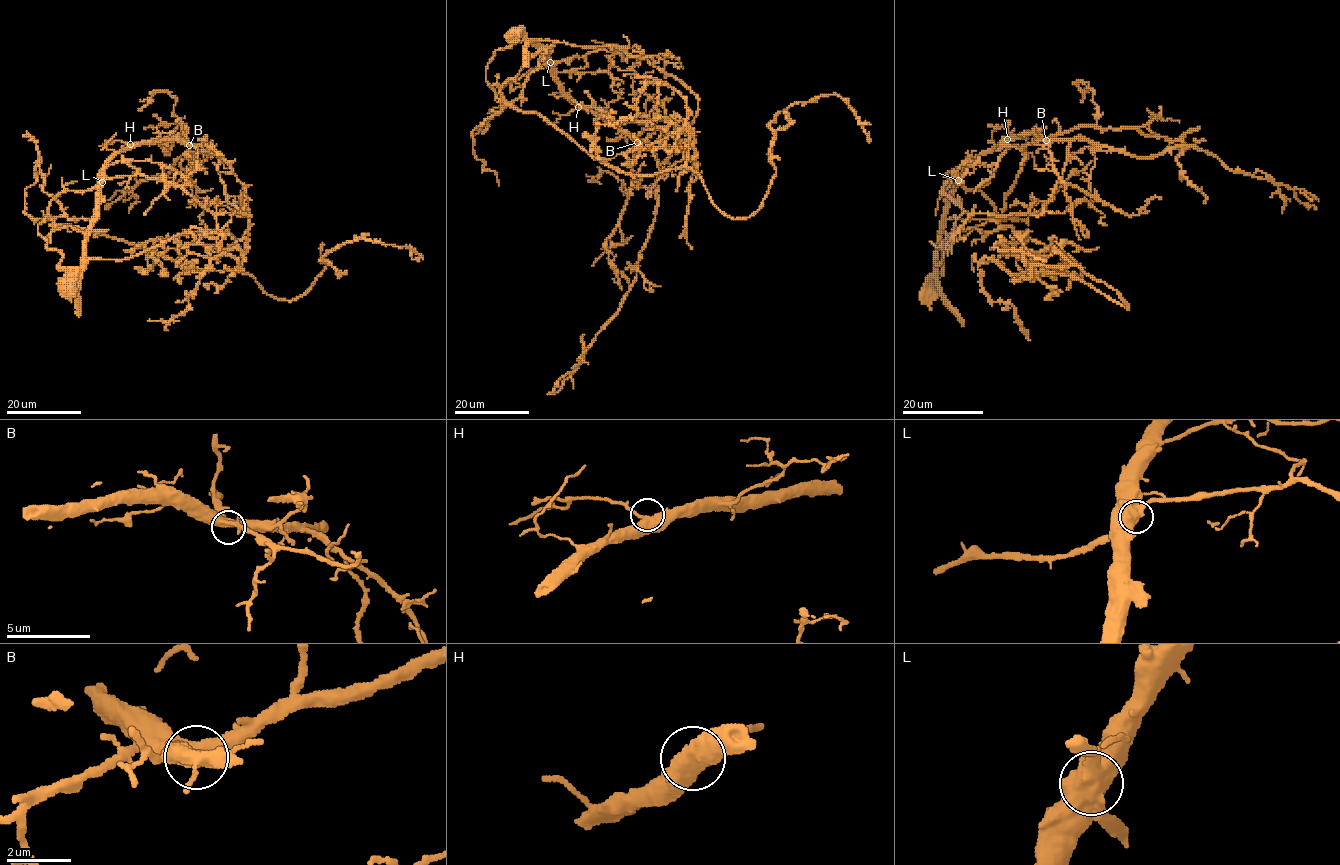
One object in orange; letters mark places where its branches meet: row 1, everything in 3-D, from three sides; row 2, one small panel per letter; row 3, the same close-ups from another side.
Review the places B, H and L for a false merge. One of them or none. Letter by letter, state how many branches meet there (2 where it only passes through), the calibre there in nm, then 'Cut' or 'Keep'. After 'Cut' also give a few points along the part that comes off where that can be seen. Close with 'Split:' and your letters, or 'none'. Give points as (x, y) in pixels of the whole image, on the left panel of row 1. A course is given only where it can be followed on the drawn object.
B: Branches: 2. Thickness 500 nm. Keep
H: Branches: 2. Thickness 480 nm. Keep
L: Branches: 2. Thickness 650 nm. Cut. Course of the part to remove: (102, 182), (59, 194), (49, 218), (243, 272), (274, 298), (301, 296), (344, 243), (421, 257)
Split: L

